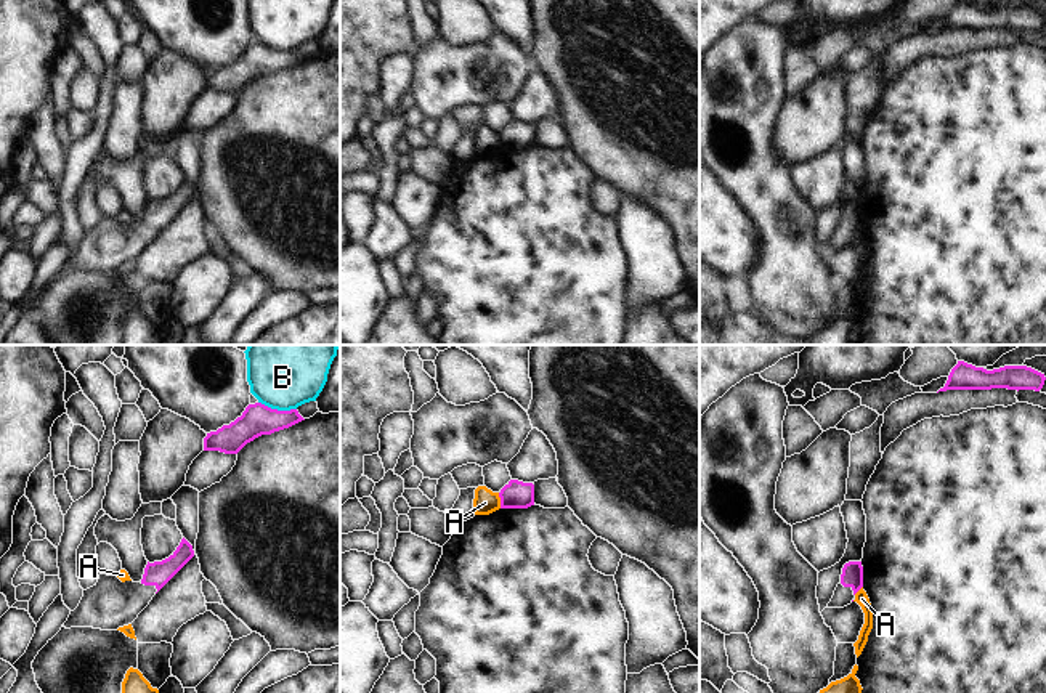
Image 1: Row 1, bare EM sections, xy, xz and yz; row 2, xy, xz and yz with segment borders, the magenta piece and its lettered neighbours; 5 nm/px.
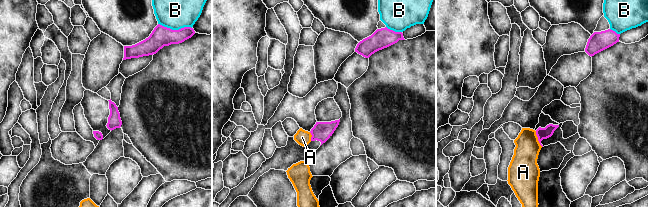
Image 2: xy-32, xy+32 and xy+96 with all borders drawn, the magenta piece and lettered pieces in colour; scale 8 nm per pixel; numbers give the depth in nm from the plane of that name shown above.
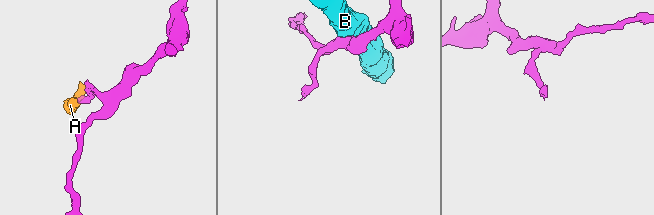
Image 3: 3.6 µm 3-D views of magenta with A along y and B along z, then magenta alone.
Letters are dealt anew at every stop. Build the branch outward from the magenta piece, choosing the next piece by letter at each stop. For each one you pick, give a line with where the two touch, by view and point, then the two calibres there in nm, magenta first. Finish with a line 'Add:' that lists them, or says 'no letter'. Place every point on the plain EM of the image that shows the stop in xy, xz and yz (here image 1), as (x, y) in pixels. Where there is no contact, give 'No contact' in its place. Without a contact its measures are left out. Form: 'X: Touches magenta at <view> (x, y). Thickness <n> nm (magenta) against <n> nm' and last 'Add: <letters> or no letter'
Add: no letter

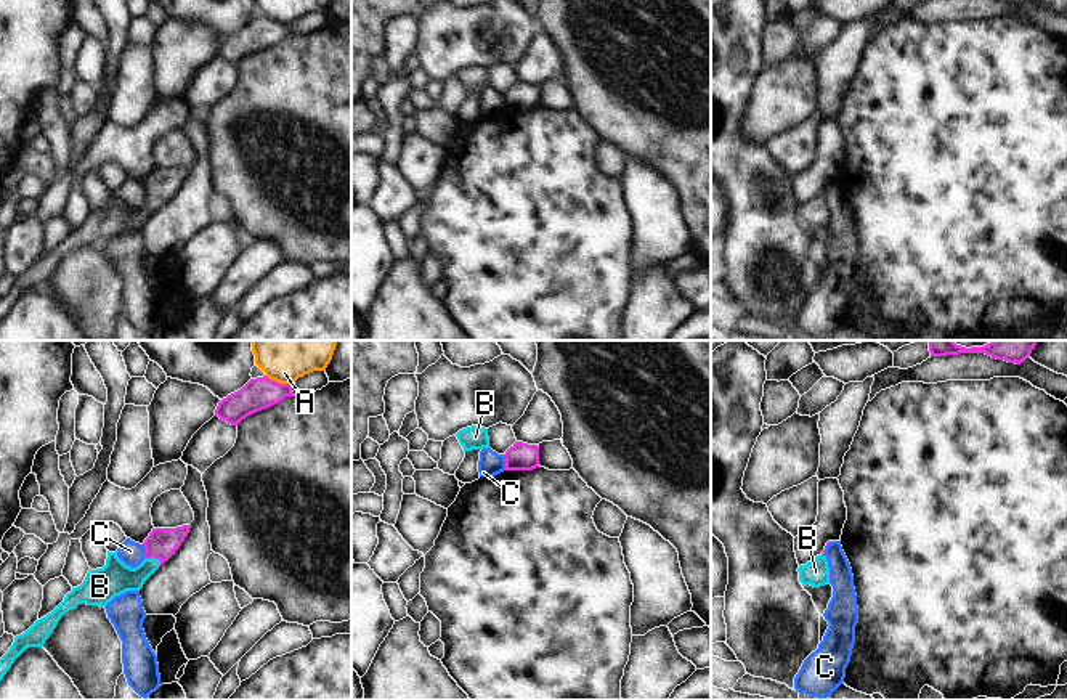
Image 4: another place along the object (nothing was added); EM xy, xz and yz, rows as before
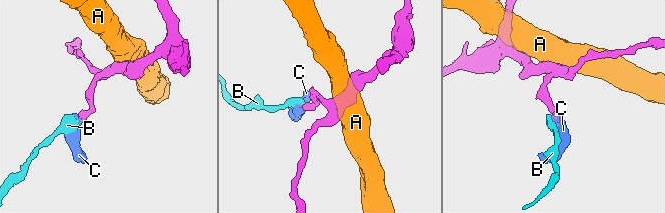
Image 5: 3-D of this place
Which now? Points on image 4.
B: Touches magenta at xy (154, 198). Thickness 150 nm (magenta) against 170 nm
Add: B

